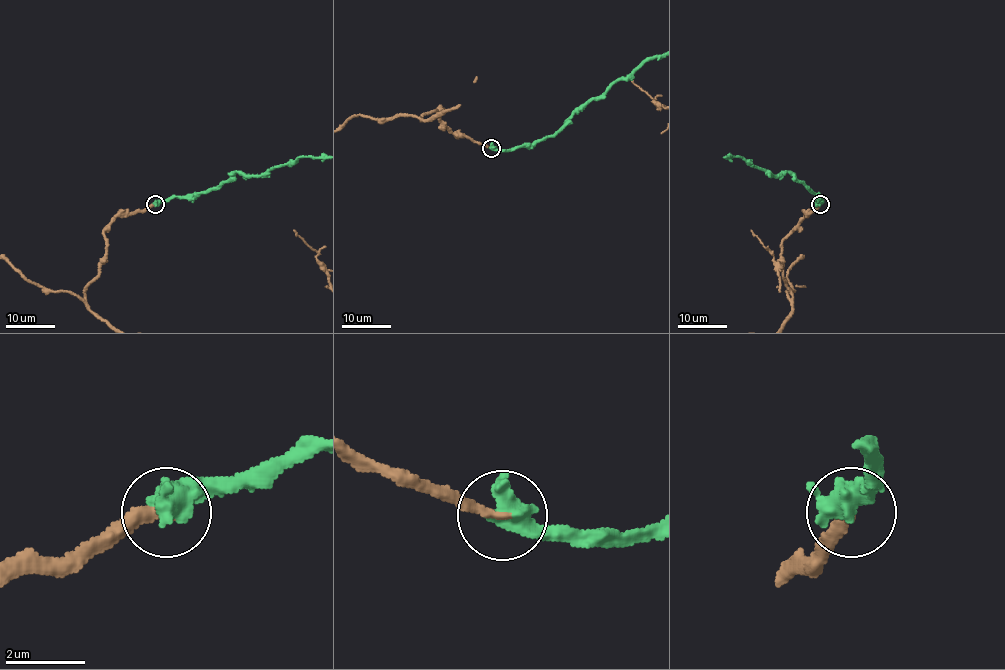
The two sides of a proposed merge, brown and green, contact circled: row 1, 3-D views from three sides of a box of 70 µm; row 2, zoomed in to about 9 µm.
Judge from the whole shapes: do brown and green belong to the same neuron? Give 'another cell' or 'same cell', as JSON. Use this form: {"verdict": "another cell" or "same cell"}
{"verdict": "same cell"}

